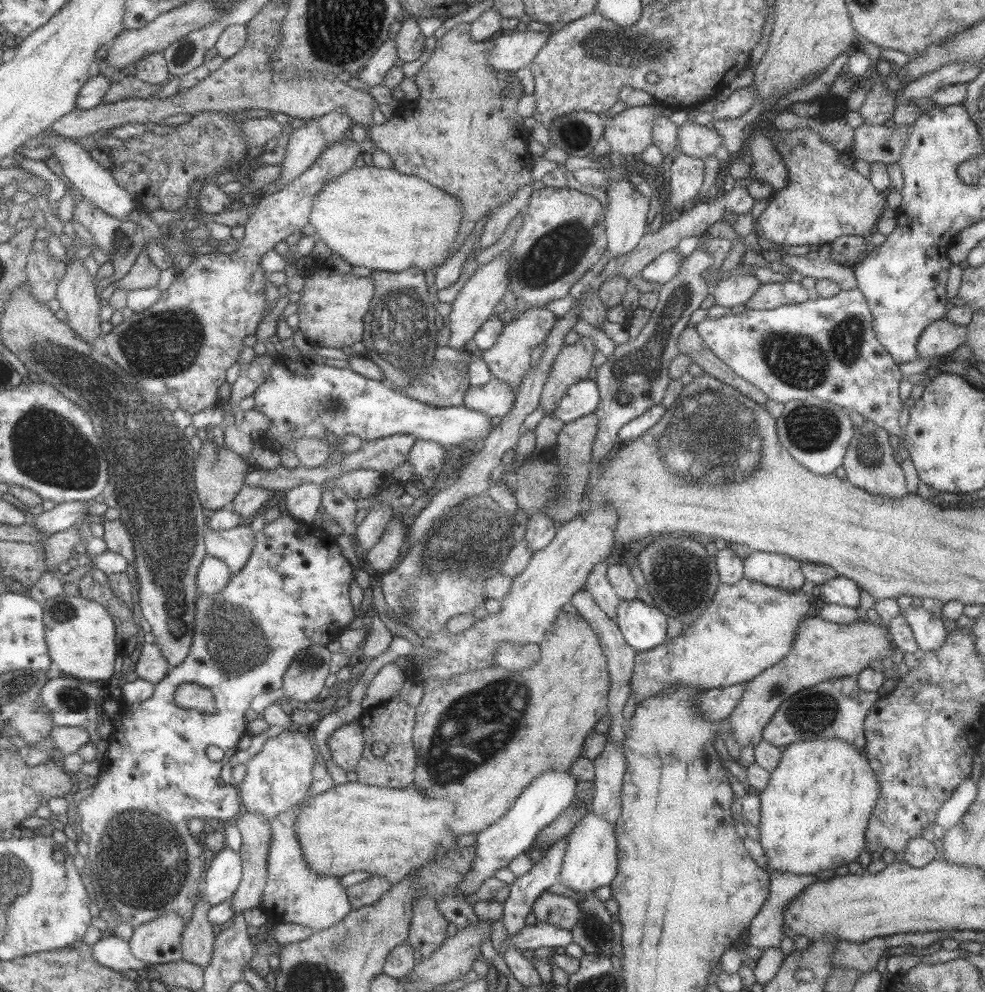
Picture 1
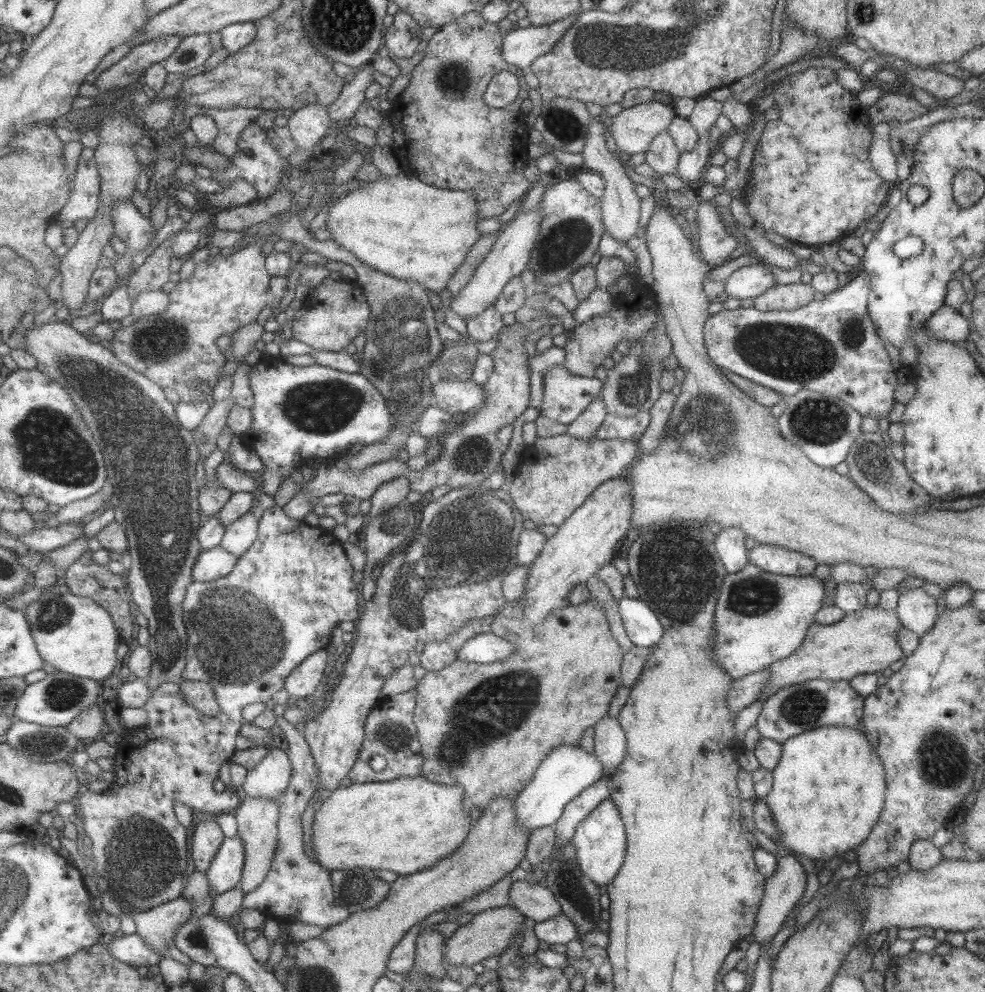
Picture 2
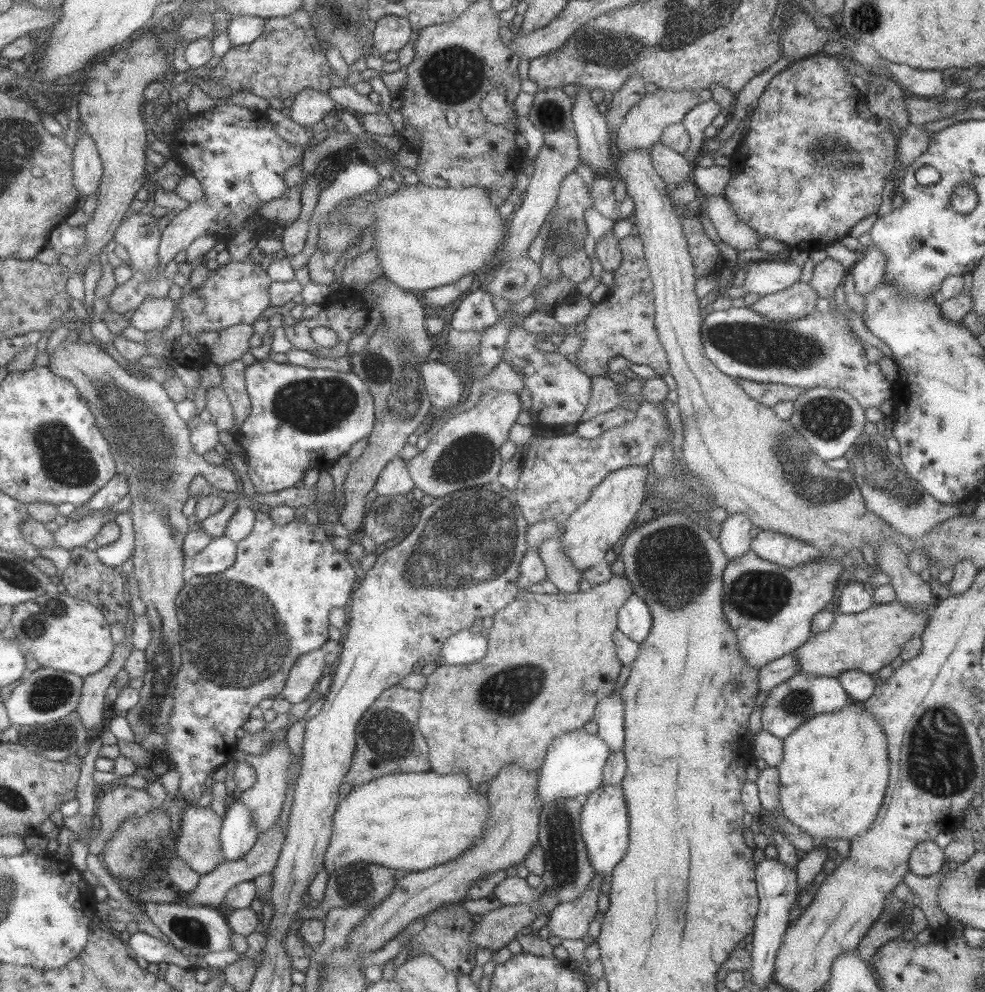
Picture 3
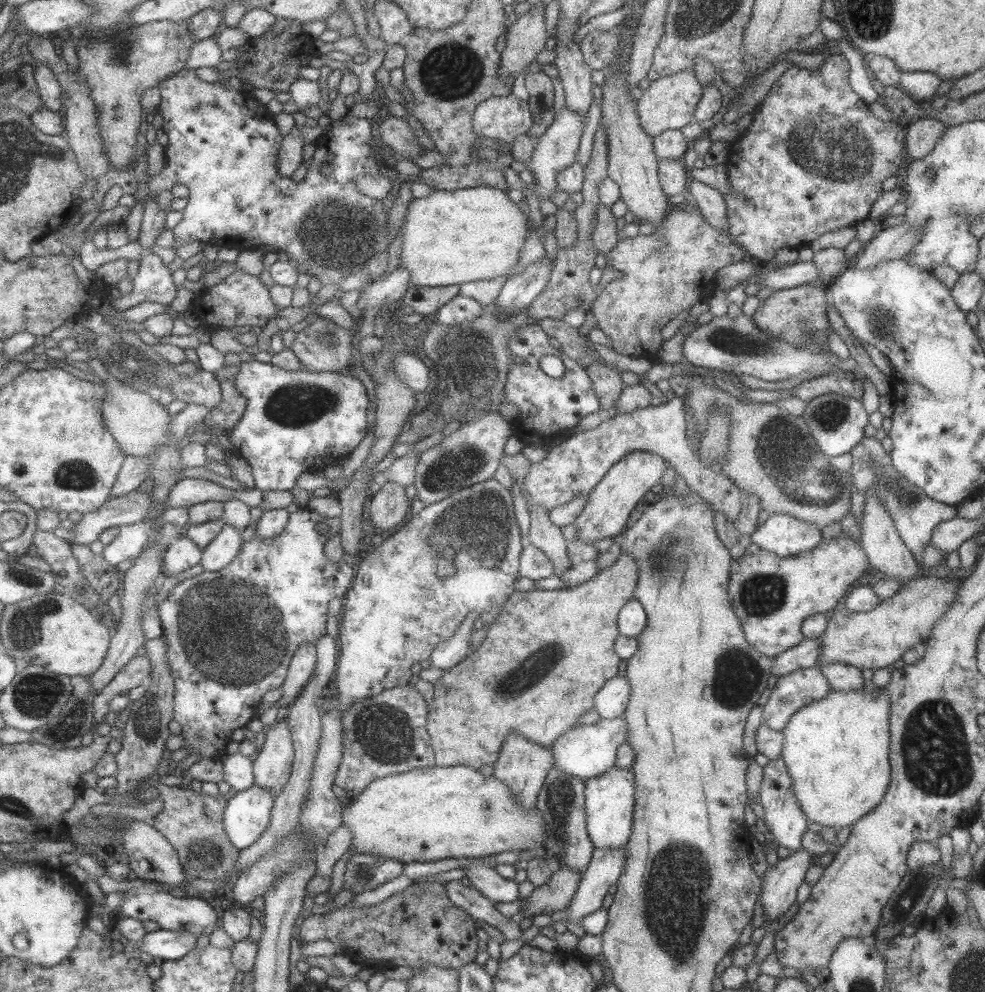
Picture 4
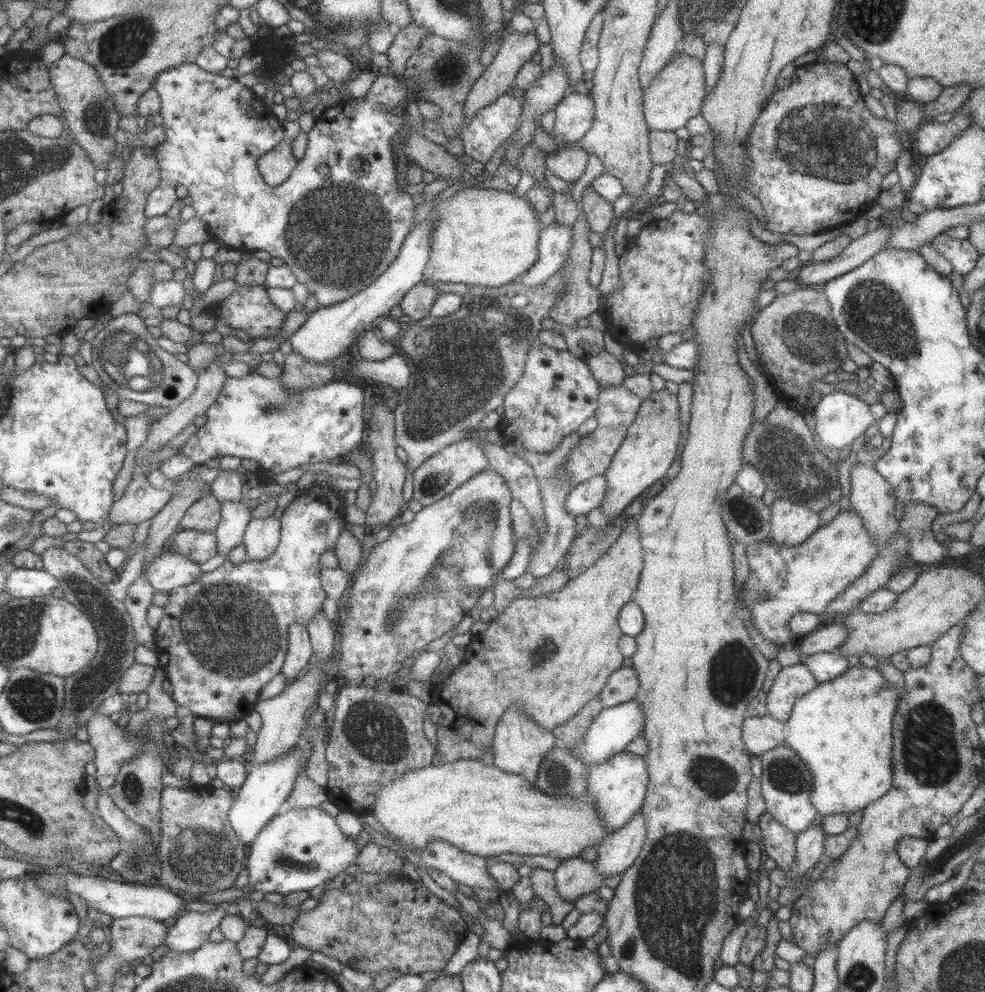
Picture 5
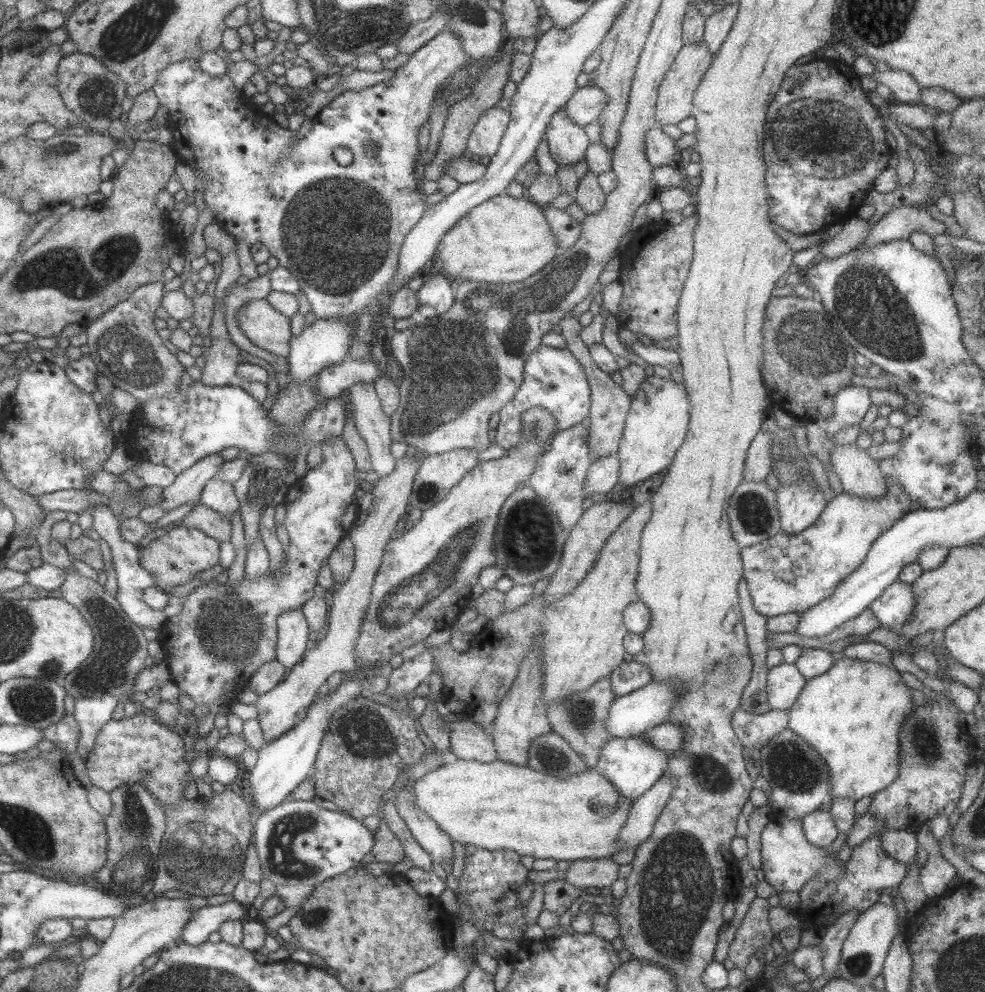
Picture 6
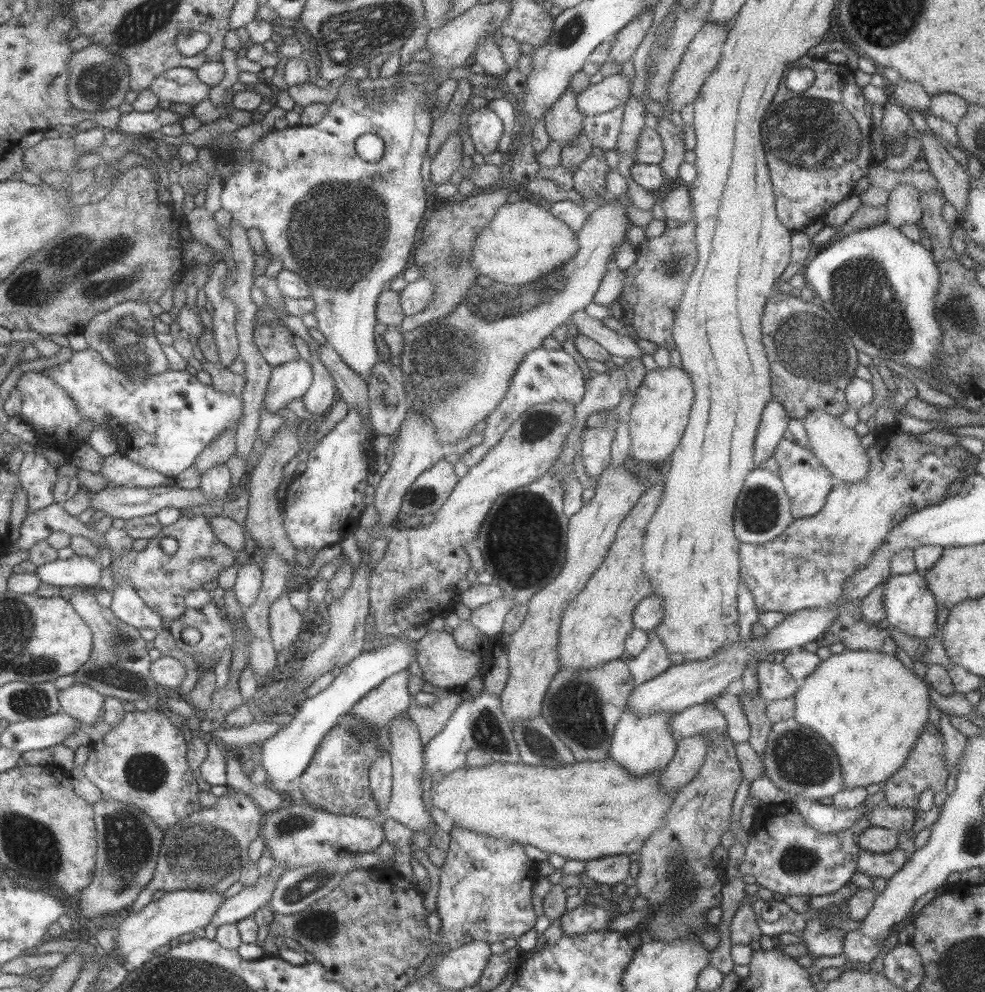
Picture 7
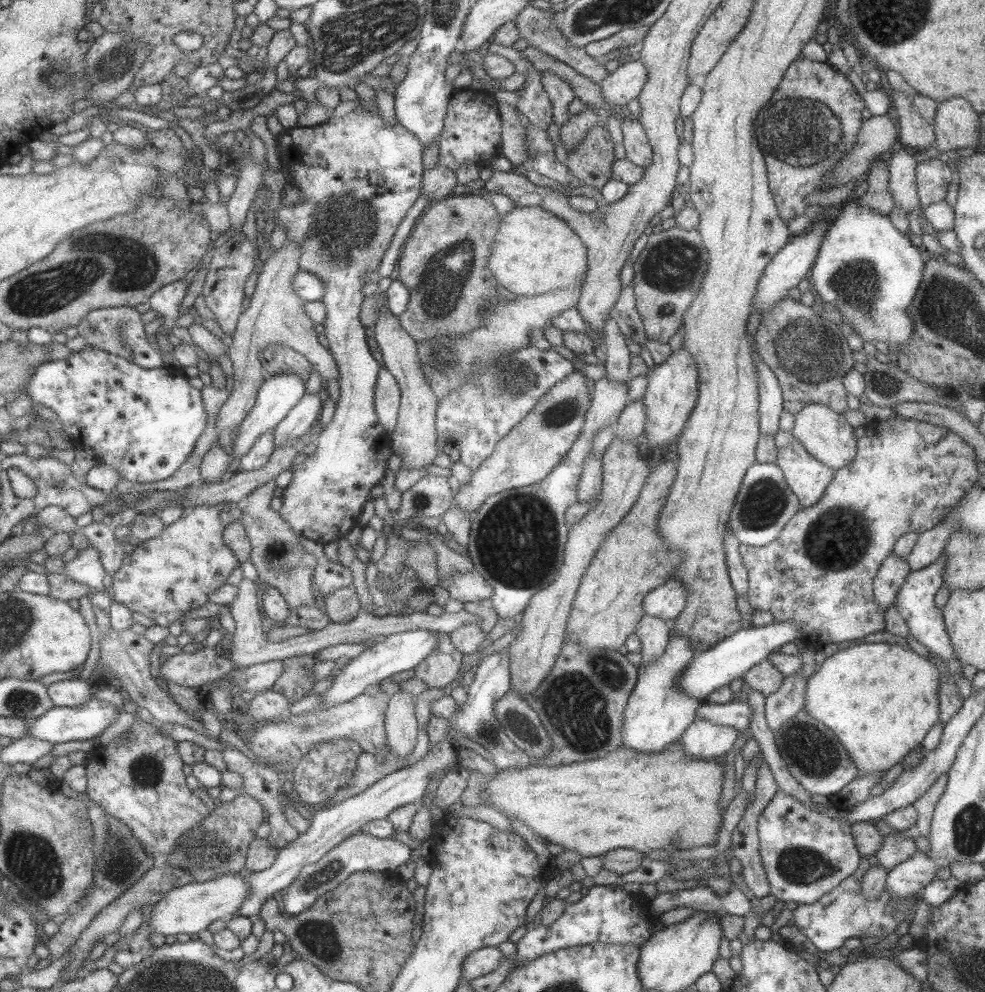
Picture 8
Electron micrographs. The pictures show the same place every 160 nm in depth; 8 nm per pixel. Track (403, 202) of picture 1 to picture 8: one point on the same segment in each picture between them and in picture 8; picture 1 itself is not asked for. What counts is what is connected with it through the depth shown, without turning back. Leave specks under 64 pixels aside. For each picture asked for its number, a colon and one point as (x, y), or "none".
2: (399, 226)
3: (426, 238)
4: (451, 237)
5: (487, 237)
6: (503, 240)
7: (523, 242)
8: (533, 253)

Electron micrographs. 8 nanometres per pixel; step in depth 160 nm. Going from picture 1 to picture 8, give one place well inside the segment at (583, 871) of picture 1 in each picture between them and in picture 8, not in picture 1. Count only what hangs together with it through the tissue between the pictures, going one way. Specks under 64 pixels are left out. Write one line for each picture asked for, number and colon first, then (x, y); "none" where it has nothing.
2: (600, 841)
3: (603, 822)
4: (608, 798)
5: (617, 785)
6: (630, 765)
7: (641, 744)
8: (657, 712)

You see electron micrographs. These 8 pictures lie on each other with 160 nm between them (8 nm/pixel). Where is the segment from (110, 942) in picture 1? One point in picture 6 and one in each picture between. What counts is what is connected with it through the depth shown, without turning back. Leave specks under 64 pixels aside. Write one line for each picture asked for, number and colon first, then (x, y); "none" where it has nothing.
2: (130, 948)
3: (150, 948)
4: (170, 945)
5: (191, 929)
6: (207, 919)

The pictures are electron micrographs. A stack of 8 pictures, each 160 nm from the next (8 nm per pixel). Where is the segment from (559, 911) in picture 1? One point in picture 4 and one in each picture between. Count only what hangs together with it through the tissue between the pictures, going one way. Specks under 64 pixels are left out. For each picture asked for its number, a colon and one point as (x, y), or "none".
2: (535, 901)
3: (512, 890)
4: (486, 881)

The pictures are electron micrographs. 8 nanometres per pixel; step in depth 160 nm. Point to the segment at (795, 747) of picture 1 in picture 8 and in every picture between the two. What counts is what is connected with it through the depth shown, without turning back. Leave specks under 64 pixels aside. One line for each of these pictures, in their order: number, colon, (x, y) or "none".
2: (828, 788)
3: (832, 778)
4: (835, 749)
5: (841, 729)
6: (852, 714)
7: (870, 708)
8: (879, 699)

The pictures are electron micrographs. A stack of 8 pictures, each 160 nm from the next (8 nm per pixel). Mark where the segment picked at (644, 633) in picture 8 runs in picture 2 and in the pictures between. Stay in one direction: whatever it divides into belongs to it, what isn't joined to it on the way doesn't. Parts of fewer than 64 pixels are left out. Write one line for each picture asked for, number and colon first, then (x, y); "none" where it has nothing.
2: (609, 740)
3: (608, 713)
4: (610, 700)
5: (622, 684)
6: (627, 676)
7: (653, 659)

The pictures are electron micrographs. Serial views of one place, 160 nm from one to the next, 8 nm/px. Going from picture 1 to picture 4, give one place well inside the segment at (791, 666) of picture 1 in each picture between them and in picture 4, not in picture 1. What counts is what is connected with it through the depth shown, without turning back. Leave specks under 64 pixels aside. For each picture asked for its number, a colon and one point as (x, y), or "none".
2: (862, 642)
3: (866, 641)
4: (874, 639)

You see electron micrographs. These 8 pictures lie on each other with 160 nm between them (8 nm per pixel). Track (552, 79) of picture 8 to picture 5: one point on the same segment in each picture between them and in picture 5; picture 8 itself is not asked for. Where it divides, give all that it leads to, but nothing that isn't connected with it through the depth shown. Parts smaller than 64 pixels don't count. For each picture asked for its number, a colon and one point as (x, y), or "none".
5: (567, 161)
6: (566, 141)
7: (562, 120)

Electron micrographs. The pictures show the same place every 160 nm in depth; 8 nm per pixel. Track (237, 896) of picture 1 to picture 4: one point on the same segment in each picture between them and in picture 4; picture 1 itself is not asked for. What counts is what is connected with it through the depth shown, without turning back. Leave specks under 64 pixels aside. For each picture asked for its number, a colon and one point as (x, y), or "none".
2: (256, 819)
3: (264, 799)
4: (270, 770)

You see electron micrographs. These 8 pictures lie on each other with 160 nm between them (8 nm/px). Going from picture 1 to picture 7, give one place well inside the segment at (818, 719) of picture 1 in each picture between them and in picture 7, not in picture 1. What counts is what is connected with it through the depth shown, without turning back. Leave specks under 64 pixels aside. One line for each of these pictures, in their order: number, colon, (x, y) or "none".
2: (799, 707)
3: (803, 695)
4: (791, 690)
5: (790, 682)
6: (784, 682)
7: (774, 682)

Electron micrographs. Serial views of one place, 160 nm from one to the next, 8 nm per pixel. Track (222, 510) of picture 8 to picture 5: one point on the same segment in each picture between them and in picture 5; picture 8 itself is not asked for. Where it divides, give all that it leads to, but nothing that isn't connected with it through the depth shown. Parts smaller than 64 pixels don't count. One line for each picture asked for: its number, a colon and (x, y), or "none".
5: (198, 546)
6: (174, 558)
7: (160, 581)

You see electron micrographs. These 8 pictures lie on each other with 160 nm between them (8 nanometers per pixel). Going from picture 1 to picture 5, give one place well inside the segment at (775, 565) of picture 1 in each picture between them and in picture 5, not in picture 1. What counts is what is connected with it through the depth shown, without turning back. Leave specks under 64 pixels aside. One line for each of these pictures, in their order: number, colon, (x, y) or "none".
2: (774, 559)
3: (770, 545)
4: (780, 534)
5: (790, 523)

